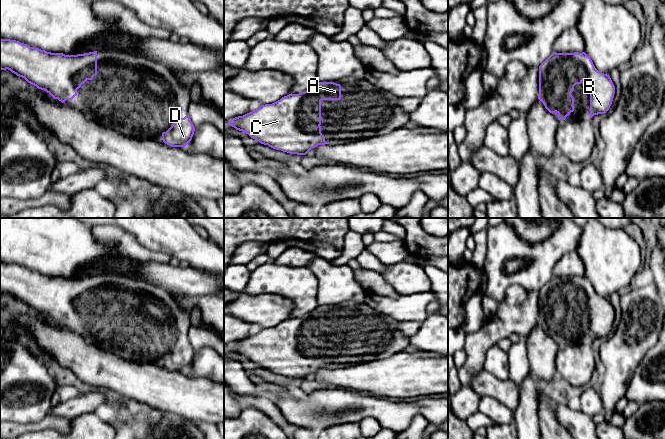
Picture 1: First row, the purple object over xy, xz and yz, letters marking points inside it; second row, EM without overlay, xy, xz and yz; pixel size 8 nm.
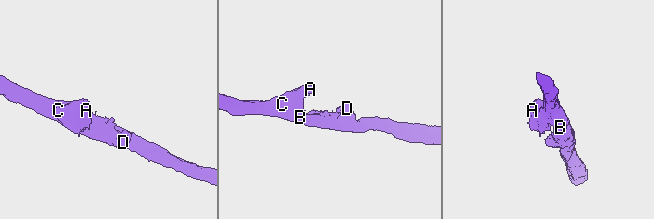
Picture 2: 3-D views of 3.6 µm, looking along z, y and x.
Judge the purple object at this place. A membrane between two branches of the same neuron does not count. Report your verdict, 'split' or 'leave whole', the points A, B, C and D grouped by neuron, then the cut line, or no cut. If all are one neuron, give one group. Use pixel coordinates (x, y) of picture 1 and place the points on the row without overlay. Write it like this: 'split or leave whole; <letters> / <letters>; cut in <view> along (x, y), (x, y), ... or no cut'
leave whole; A B C D; no cut

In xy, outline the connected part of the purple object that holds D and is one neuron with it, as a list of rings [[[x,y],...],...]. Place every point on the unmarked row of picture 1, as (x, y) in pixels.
[[[186,339],[175,344],[171,351],[162,357],[162,364],[172,371],[185,371],[192,364],[194,355],[194,349],[189,339]]]

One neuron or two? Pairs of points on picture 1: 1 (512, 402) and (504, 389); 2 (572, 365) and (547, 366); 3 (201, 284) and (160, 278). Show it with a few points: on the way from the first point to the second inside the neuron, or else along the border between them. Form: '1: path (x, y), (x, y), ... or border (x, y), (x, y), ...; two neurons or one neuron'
1: path (510, 399), (506, 392); one neuron
2: border (559, 349), (555, 357), (555, 370); two neurons
3: path (191, 282), (184, 279), (170, 278); one neuron

